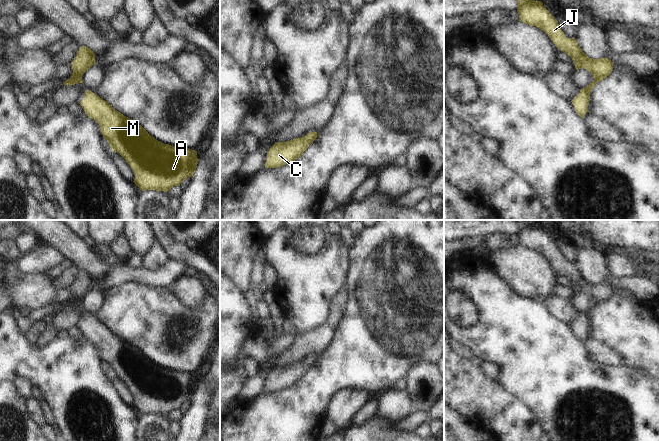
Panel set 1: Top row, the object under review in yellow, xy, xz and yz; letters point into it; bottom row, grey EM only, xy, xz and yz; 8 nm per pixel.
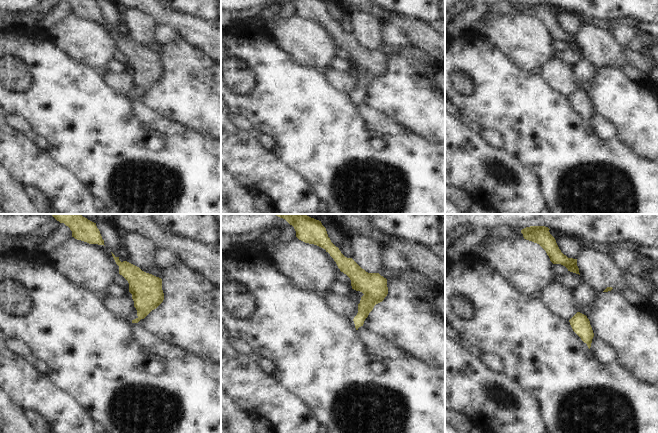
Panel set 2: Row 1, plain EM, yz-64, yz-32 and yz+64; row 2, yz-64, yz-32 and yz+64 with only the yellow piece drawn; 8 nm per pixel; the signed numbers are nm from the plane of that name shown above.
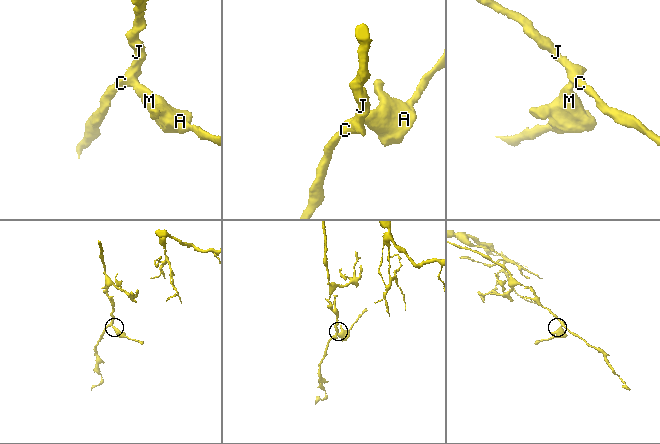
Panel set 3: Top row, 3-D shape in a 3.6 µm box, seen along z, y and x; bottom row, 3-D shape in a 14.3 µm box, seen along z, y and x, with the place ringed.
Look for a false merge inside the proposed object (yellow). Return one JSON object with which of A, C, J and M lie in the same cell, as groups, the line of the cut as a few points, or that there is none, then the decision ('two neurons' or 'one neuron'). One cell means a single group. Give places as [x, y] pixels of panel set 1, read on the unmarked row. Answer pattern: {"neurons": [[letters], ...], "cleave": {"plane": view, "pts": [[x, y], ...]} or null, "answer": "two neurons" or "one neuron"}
{"neurons": [["A", "C", "J", "M"]], "cleave": null, "answer": "one neuron"}

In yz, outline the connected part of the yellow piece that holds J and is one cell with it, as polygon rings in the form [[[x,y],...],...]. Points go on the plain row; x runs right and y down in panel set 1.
[[[513,220],[518,225],[519,244],[529,250],[536,250],[544,255],[556,271],[568,278],[576,293],[588,294],[594,305],[580,314],[571,325],[578,339],[583,342],[589,336],[590,317],[595,308],[610,299],[613,286],[608,282],[591,283],[580,272],[575,262],[568,262],[559,251],[558,245],[543,230],[541,225],[531,224],[528,220]]]

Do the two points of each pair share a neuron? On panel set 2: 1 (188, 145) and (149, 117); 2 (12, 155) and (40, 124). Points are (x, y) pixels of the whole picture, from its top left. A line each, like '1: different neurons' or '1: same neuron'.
1: different neurons
2: different neurons

